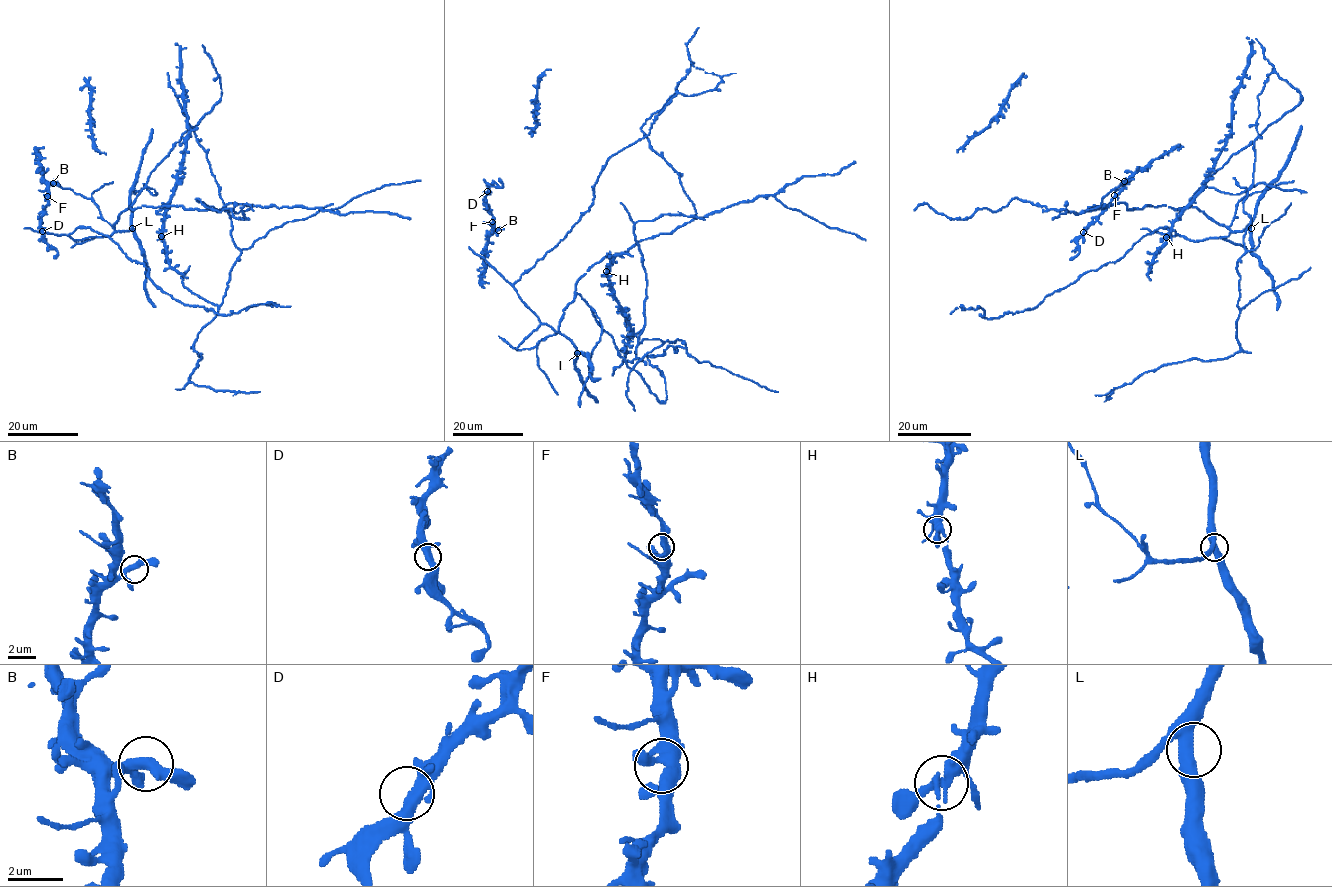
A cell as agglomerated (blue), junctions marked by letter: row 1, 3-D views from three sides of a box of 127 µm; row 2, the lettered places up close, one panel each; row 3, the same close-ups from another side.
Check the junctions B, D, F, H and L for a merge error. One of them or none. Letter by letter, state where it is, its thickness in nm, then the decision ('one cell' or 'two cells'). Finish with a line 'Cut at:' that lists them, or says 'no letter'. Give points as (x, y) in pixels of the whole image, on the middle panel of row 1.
B: place (498, 230); calibre 320 nm; one cell
D: place (487, 191); calibre 360 nm; one cell
F: place (492, 221); calibre 400 nm; one cell
H: place (606, 271); calibre 360 nm; one cell
L: place (577, 353); calibre 400 nm; one cell
Cut at: no letter

